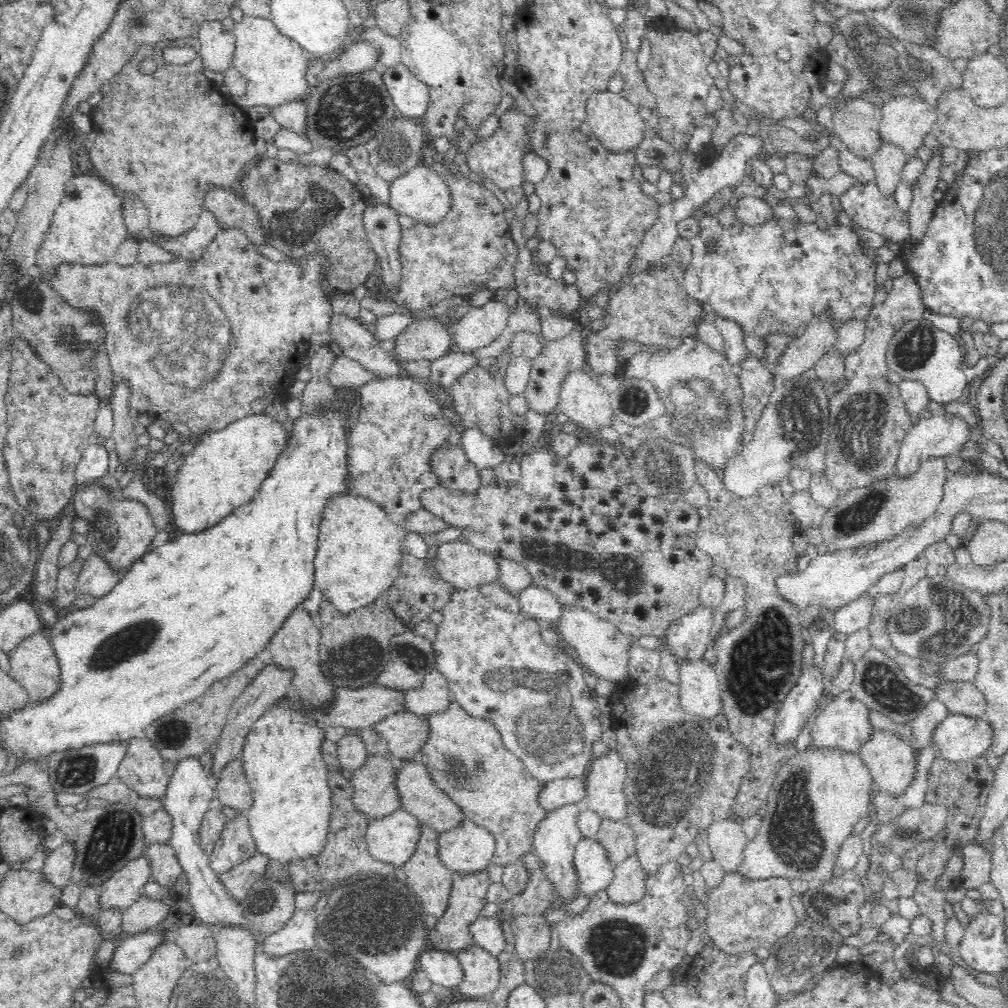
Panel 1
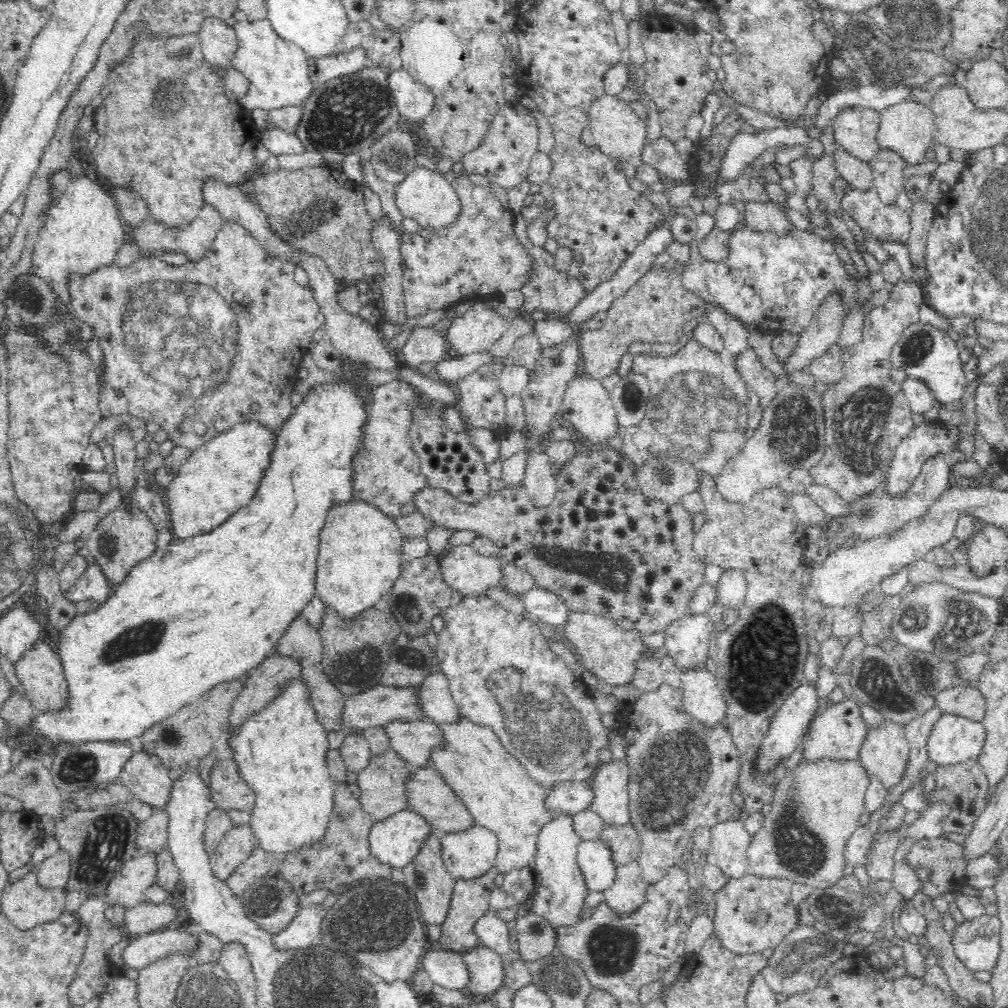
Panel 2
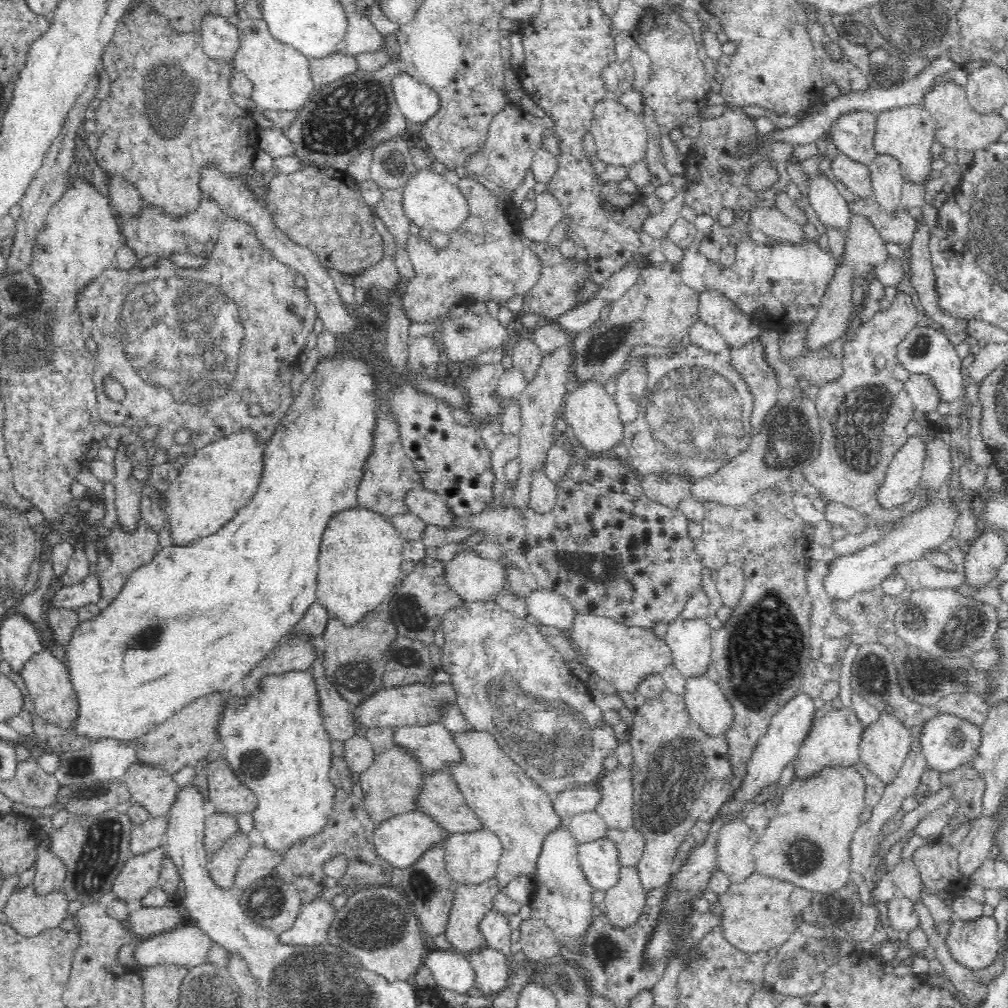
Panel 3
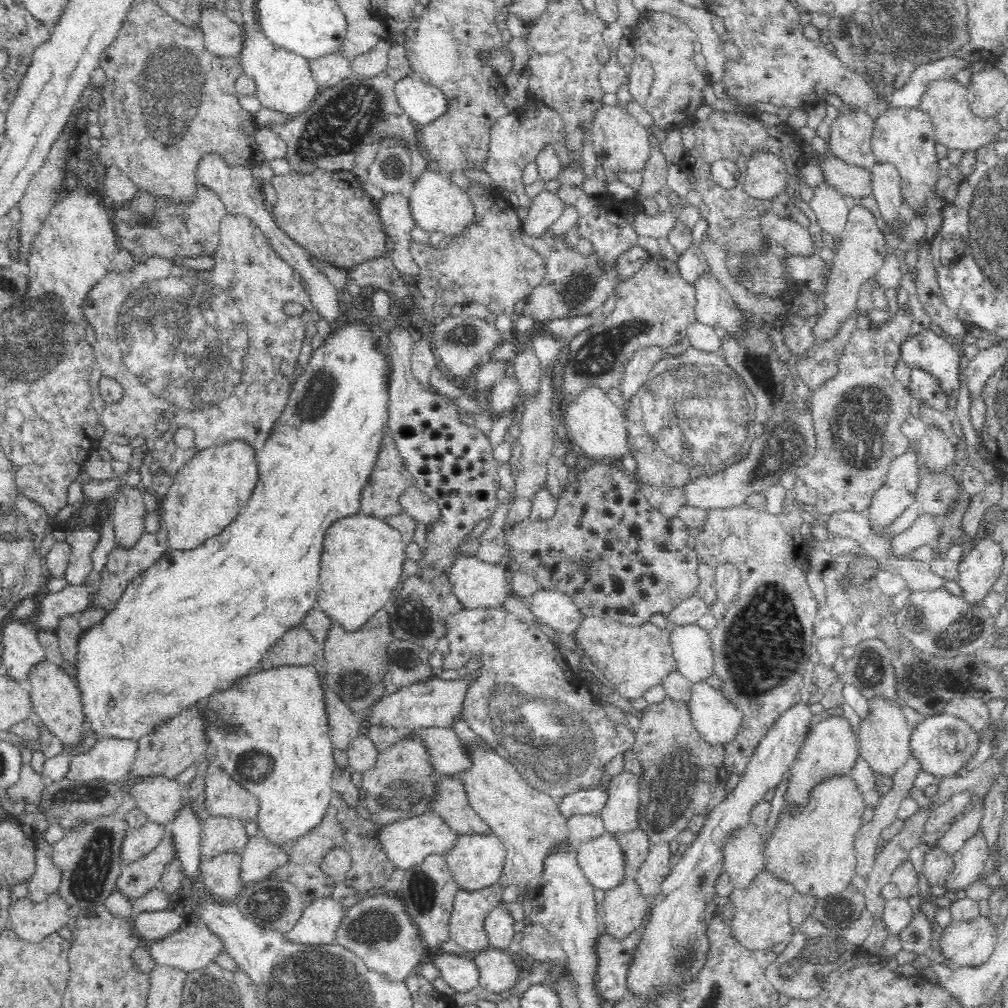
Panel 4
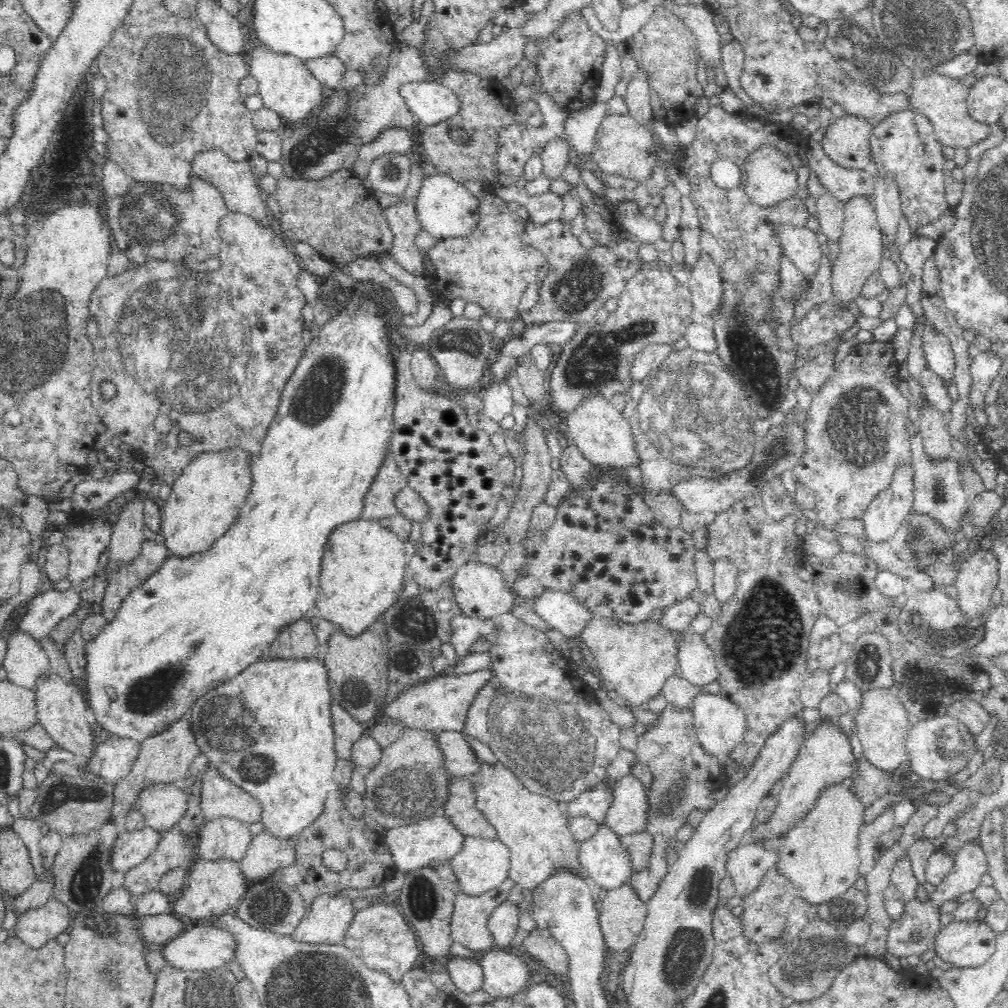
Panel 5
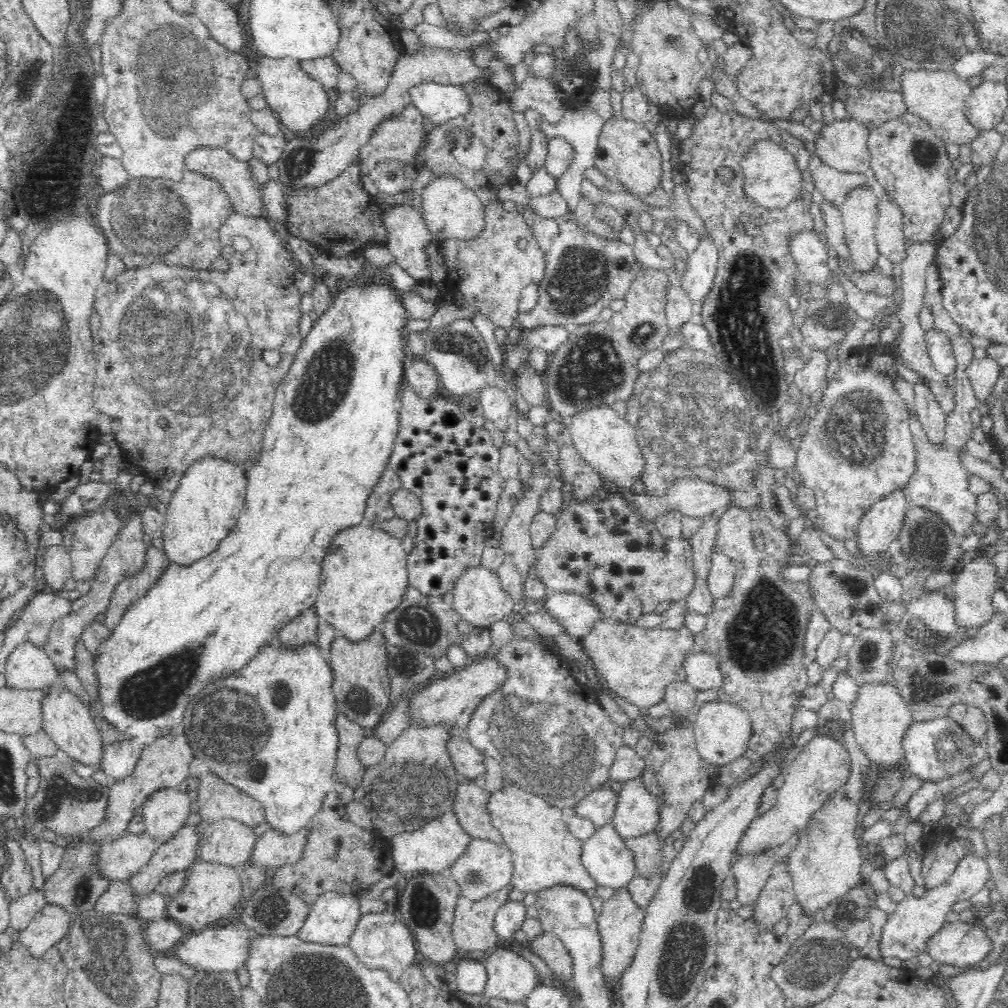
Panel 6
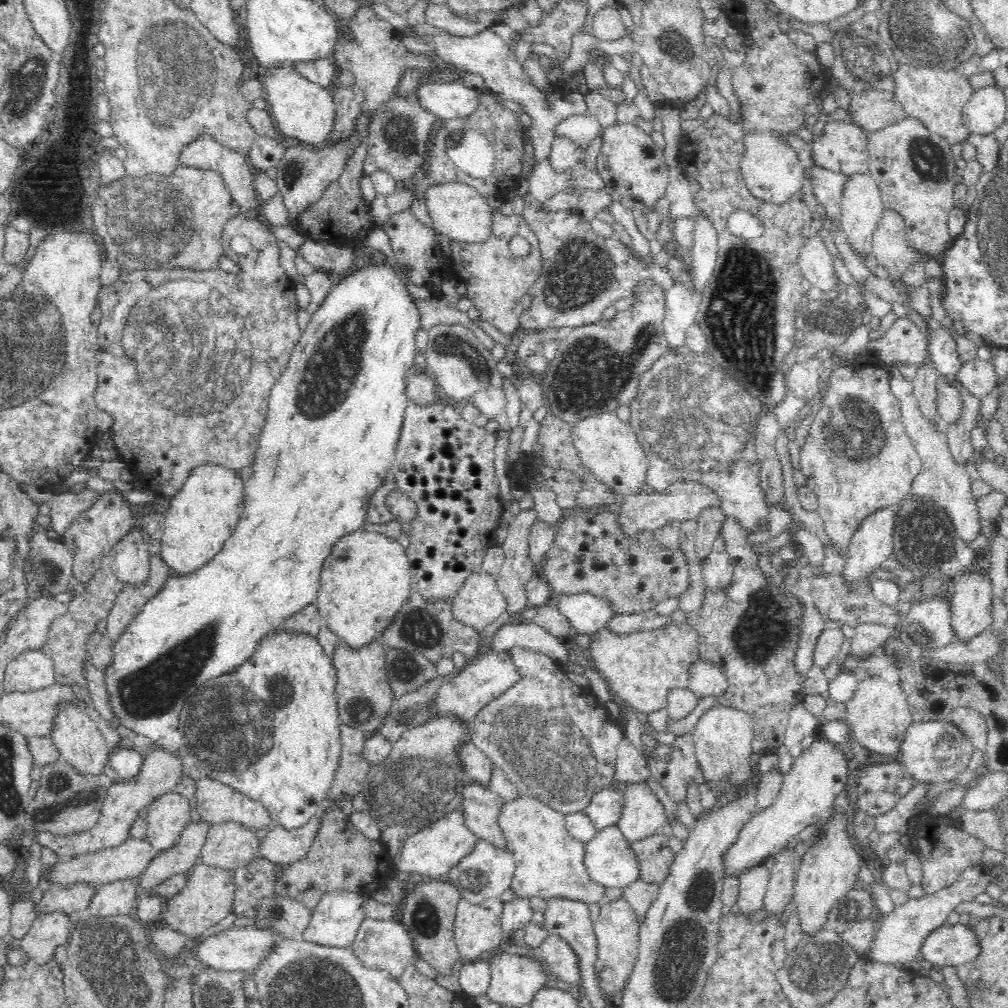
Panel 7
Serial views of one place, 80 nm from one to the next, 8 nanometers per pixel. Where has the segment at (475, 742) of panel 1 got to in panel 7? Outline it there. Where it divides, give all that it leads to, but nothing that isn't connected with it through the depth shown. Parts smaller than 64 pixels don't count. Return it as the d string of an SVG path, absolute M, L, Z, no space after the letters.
M519 793L513 799L502 800L497 810L497 825L501 828L506 840L506 850L515 861L515 871L511 890L517 897L530 899L533 896L545 898L571 898L583 900L587 904L602 904L606 901L605 889L592 881L584 867L585 844L575 842L565 825L566 814L548 806L533 795Z

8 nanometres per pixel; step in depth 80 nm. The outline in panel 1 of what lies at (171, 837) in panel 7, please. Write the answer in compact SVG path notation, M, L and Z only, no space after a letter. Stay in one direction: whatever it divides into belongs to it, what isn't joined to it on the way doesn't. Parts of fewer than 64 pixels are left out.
M144 735L132 737L127 740L127 749L117 768L116 775L120 776L121 780L140 796L162 800L169 779L162 765L164 761L161 758L160 751L156 750L156 745L154 745L152 739L148 739Z

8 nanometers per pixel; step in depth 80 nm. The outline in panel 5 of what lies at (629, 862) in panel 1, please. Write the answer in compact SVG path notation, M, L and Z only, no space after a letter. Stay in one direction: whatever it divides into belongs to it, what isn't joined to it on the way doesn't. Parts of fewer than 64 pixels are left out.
M629 882L608 890L605 897L599 912L605 948L612 951L632 948L648 917L647 902Z

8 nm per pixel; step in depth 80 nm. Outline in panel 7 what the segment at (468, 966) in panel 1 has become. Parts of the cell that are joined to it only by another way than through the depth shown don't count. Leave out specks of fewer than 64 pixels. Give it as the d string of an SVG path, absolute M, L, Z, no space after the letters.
M493 952L487 963L491 978L486 995L496 1003L528 1006L532 996L549 985L547 968L536 957Z

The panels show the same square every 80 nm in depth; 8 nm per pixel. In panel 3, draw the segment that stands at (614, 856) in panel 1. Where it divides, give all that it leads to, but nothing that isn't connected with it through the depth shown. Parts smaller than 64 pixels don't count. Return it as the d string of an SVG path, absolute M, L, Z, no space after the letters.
M634 826L618 831L608 828L605 838L612 840L625 867L635 867L644 854L645 840Z

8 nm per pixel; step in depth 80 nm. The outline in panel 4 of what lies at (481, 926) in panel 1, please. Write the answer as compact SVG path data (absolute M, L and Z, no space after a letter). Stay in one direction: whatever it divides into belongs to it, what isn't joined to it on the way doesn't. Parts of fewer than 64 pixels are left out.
M495 907L486 916L483 926L489 940L489 948L507 952L515 934L513 924L514 919L508 911Z

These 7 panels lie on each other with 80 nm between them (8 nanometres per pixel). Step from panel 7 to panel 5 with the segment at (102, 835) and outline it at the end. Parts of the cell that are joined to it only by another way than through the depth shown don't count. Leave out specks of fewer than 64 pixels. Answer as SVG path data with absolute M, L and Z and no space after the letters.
M188 713L171 722L158 734L145 738L140 742L140 748L136 760L129 770L129 776L125 775L124 778L113 784L114 805L110 818L123 822L120 818L124 818L130 812L130 807L134 802L136 803L137 794L142 787L154 783L174 783L176 780L185 777L194 758L200 754L200 747L196 743L196 733L194 733L194 727L192 727L192 719L188 717Z

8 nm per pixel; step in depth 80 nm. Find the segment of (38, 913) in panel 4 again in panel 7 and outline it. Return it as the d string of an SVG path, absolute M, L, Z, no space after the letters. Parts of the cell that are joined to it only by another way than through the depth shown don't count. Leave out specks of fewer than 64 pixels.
M62 911L40 912L21 938L21 949L28 957L46 962L58 946L66 945L73 927L69 915Z

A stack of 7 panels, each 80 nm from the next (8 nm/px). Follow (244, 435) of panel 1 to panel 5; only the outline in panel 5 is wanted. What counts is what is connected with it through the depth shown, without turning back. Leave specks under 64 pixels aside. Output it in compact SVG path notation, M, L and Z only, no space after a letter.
M233 446L224 449L201 451L183 468L181 475L172 483L165 508L161 511L161 533L165 546L172 555L191 555L206 550L214 540L221 537L238 516L252 488L252 454L244 447Z

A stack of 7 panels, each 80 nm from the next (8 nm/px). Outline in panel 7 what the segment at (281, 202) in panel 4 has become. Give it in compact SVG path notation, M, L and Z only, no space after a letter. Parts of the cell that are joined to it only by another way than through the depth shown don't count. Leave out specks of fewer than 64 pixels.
M366 142L354 150L348 160L346 171L340 178L323 190L318 201L306 207L298 216L294 226L304 238L321 240L324 244L335 244L342 247L353 247L355 241L360 242L374 228L374 220L370 214L370 204L364 200L360 190L360 179L363 177L363 165L367 155Z

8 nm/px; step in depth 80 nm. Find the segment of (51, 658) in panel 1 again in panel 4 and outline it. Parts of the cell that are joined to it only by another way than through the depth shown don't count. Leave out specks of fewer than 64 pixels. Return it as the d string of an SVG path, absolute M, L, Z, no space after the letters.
M44 658L30 667L25 685L31 700L34 719L64 744L74 747L82 744L83 708L80 693L70 669L56 666L54 662Z

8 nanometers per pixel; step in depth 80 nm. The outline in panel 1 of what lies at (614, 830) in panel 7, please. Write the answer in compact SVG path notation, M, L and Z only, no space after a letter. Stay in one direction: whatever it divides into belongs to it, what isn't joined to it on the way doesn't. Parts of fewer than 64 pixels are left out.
M582 837L576 844L572 867L576 873L575 896L590 896L607 890L614 880L614 864L608 861L606 851L596 838Z

